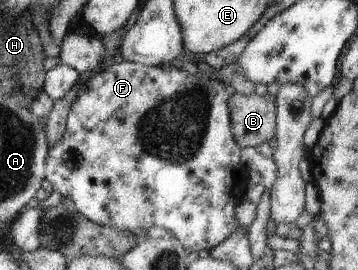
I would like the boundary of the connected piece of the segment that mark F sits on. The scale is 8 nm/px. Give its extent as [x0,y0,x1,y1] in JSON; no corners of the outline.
[45,60,249,254]

